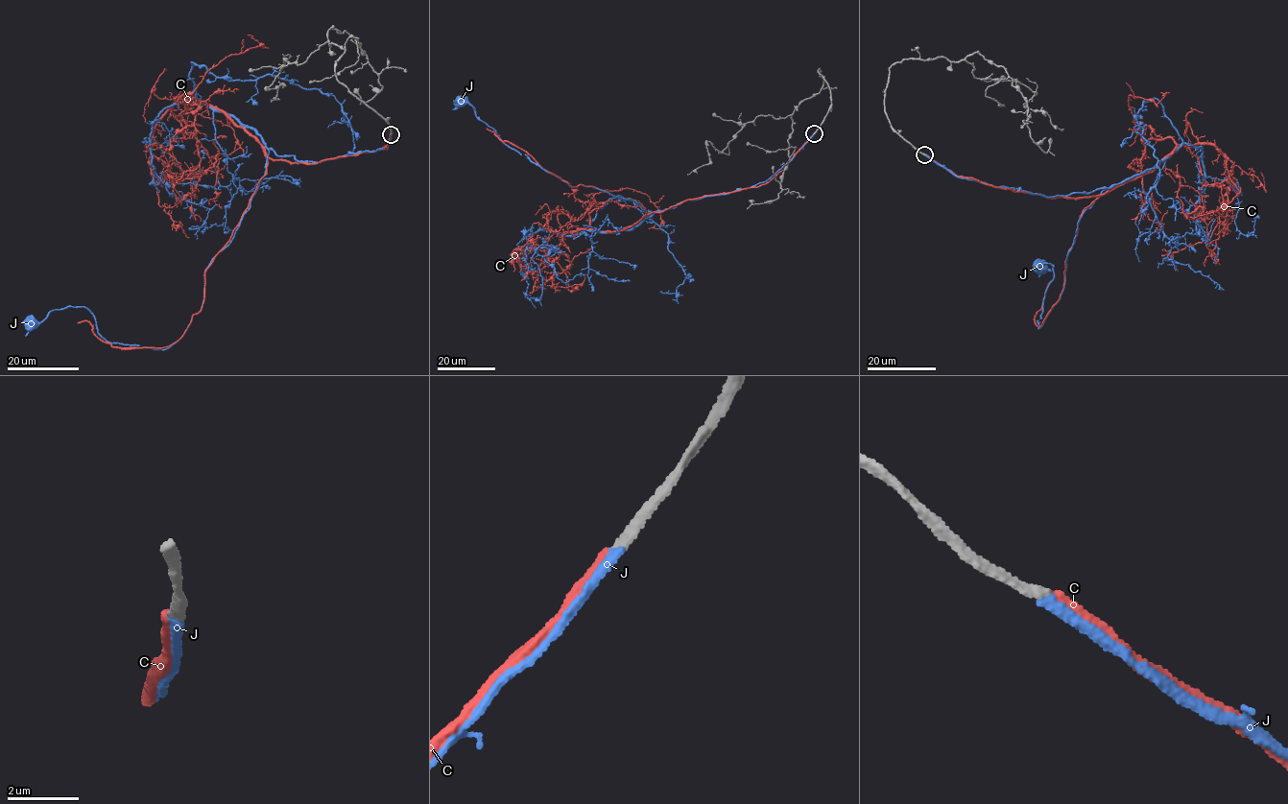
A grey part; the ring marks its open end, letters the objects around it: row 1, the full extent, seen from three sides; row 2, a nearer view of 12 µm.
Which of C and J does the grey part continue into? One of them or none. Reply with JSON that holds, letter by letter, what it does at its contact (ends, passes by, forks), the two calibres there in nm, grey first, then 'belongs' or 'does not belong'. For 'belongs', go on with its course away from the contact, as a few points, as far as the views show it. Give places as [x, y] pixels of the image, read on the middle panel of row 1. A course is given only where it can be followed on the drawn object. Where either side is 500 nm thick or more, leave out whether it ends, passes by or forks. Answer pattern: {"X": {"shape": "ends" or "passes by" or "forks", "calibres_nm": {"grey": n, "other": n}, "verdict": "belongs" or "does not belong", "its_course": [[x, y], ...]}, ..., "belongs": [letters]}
{"C": {"shape": "ends", "calibres_nm": {"grey": 260, "other": 280}, "verdict": "does not belong"}, "J": {"shape": "ends", "calibres_nm": {"grey": 260, "other": 300}, "verdict": "belongs", "its_course": [[815, 133], [764, 181], [649, 216], [630, 199], [569, 186], [504, 144], [475, 108], [460, 102]]}, "belongs": ["J"]}

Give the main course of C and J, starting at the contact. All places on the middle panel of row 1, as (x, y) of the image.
C: (814, 133), (765, 183), (513, 250), (547, 245), (568, 256), (546, 289)
J: (815, 133), (764, 181), (649, 216), (630, 199), (569, 186), (504, 144), (475, 108), (460, 102)

